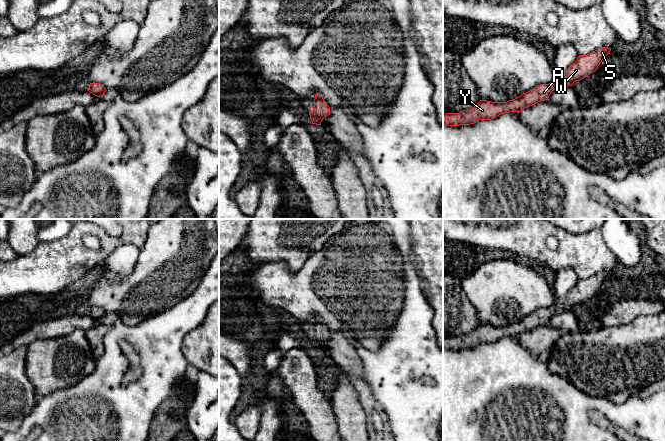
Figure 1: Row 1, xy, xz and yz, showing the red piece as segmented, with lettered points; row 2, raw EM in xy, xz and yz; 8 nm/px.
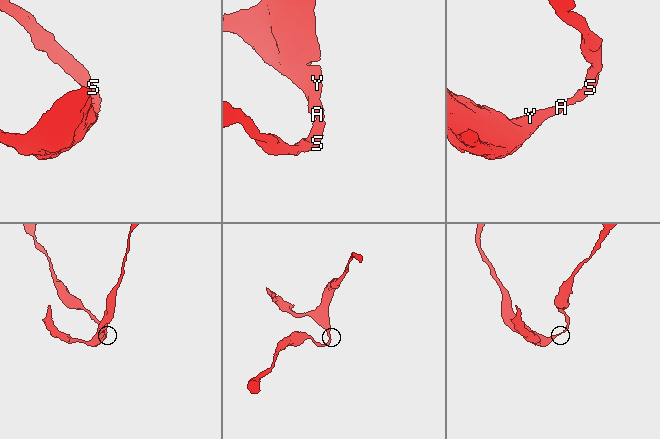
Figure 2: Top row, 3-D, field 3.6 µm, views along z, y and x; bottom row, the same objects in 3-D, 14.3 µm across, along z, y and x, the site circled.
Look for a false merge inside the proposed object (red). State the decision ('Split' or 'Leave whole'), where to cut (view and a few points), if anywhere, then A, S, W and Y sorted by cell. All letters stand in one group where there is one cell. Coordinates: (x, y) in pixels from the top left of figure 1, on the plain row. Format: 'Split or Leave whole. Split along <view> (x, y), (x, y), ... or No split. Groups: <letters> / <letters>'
Leave whole. No split. Groups: A S W Y

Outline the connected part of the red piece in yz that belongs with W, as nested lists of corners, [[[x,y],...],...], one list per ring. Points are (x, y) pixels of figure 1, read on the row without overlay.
[[[602,271],[587,279],[579,279],[568,294],[562,298],[556,298],[551,307],[538,309],[515,323],[507,326],[480,324],[471,333],[459,337],[446,337],[445,348],[449,350],[470,349],[479,344],[494,343],[504,337],[520,336],[522,333],[545,325],[554,314],[572,310],[574,306],[595,296],[610,275],[610,272]]]

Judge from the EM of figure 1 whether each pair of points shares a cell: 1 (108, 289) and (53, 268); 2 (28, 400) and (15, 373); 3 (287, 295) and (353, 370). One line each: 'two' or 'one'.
1: two
2: one
3: two

